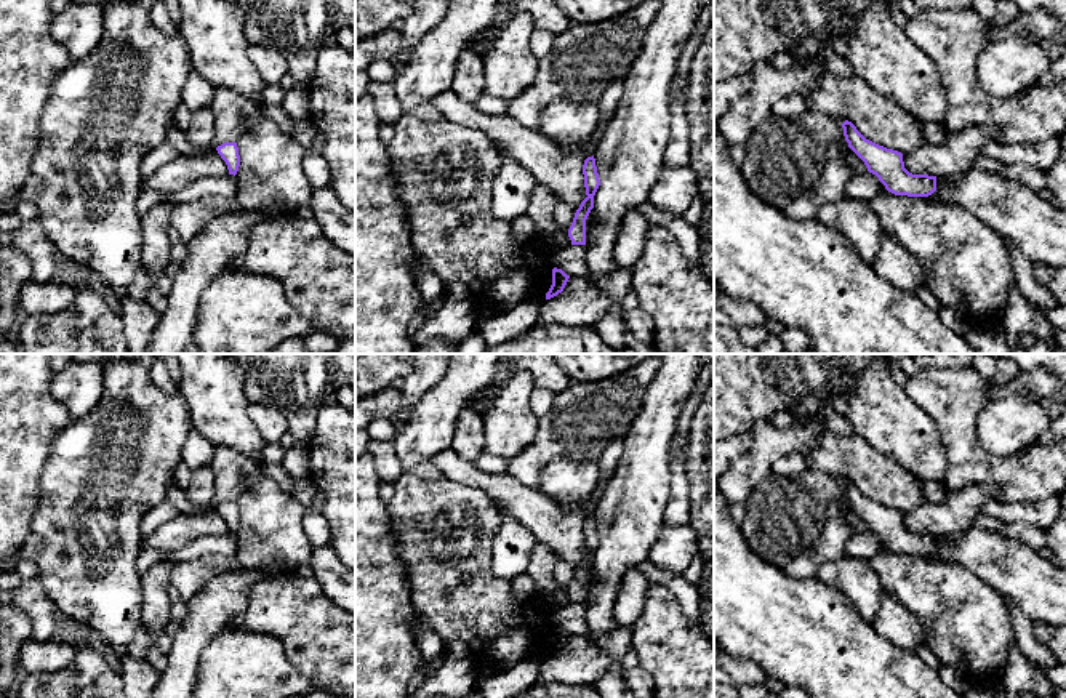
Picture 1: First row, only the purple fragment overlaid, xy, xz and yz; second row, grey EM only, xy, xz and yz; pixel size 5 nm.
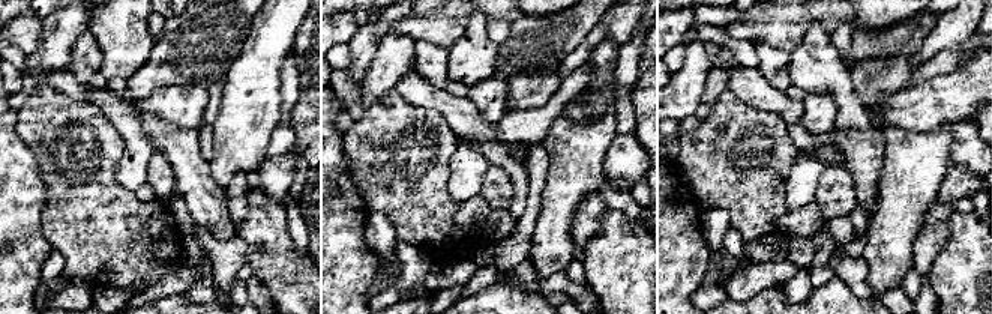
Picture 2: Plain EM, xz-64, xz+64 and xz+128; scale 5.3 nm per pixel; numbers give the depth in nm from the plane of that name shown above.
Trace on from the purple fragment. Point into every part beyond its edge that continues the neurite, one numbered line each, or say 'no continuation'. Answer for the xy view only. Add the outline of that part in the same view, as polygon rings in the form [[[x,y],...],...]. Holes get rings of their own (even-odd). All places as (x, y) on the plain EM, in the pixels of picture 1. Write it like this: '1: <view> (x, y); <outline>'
no continuation

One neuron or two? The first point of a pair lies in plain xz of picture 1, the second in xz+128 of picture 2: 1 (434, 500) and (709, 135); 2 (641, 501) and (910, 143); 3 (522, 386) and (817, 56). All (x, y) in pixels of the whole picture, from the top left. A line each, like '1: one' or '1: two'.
1: one
2: one
3: one

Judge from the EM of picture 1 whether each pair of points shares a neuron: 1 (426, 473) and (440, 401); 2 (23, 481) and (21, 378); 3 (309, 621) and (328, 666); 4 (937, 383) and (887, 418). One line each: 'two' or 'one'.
1: two
2: one
3: one
4: two

